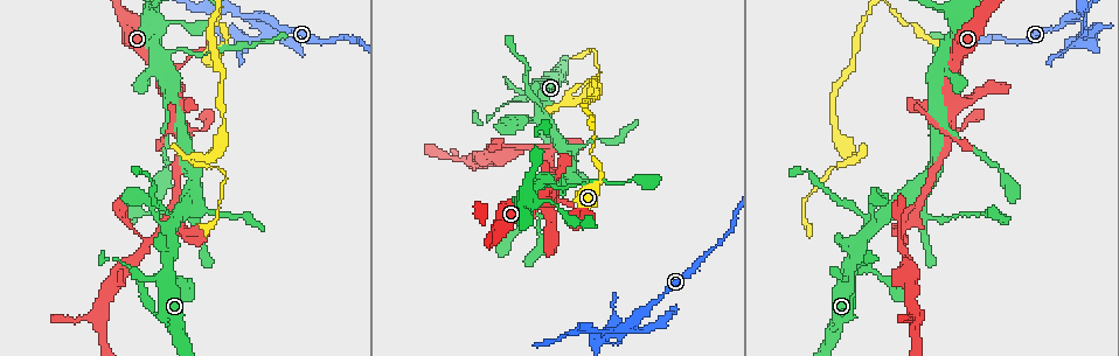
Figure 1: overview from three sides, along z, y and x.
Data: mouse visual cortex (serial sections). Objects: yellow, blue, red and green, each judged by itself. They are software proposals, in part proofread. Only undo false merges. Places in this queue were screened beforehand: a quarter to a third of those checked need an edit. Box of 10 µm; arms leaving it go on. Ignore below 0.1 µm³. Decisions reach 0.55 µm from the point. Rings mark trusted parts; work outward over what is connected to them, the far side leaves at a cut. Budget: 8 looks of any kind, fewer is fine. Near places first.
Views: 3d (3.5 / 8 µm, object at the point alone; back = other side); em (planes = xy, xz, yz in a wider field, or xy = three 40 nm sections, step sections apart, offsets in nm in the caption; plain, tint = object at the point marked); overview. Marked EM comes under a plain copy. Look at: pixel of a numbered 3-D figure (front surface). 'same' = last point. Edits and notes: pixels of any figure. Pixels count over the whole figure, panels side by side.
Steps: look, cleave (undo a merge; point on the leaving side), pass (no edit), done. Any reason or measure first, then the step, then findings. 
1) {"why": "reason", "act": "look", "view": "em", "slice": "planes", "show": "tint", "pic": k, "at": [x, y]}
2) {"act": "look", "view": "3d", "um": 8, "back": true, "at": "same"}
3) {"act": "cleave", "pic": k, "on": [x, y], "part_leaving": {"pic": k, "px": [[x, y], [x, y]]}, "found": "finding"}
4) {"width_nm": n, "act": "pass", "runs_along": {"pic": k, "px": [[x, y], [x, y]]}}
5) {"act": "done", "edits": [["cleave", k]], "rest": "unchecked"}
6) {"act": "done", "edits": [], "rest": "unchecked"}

{"act": "look", "view": "3d", "um": 3.5, "pic": 1, "at": [950, 134]}

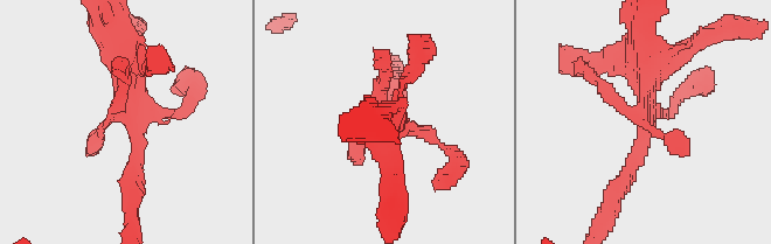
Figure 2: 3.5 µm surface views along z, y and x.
{"act": "look", "view": "em", "slice": "xy", "step": 1, "show": "tint", "pic": 2, "at": [136, 118]}

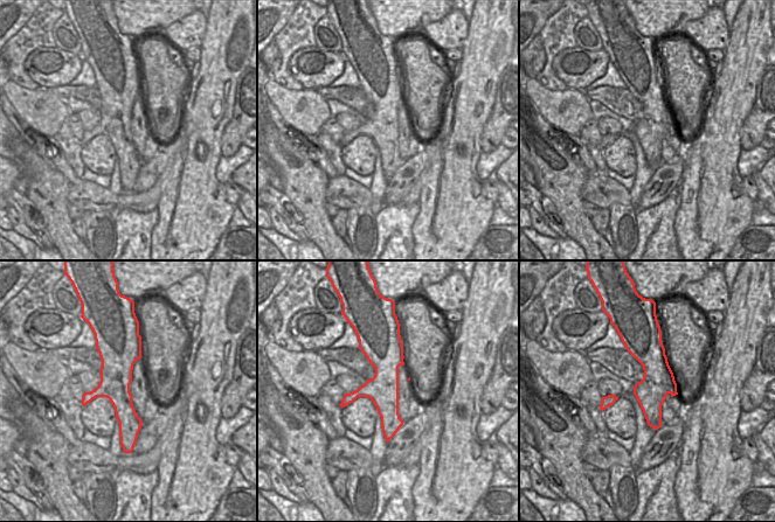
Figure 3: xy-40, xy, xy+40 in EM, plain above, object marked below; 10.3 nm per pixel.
{"act": "pass", "runs_along": {"pic": 3, "px": [[119, 341], [119, 396], [132, 442]]}, "found": "one cell here"}

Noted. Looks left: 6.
{"act": "look", "view": "3d", "um": 3.5, "pic": 1, "at": [546, 151]}

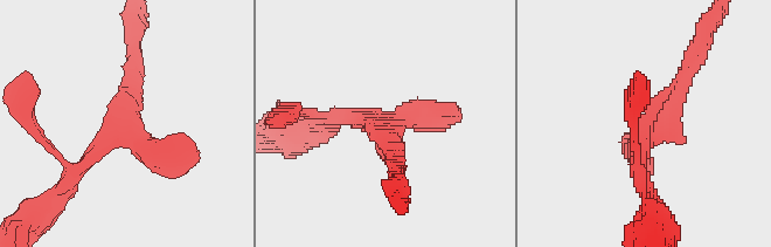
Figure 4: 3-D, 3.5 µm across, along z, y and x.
{"why": "need the tissue", "act": "look", "view": "em", "slice": "xy", "step": 5, "show": "tint", "pic": 4, "at": [122, 120]}

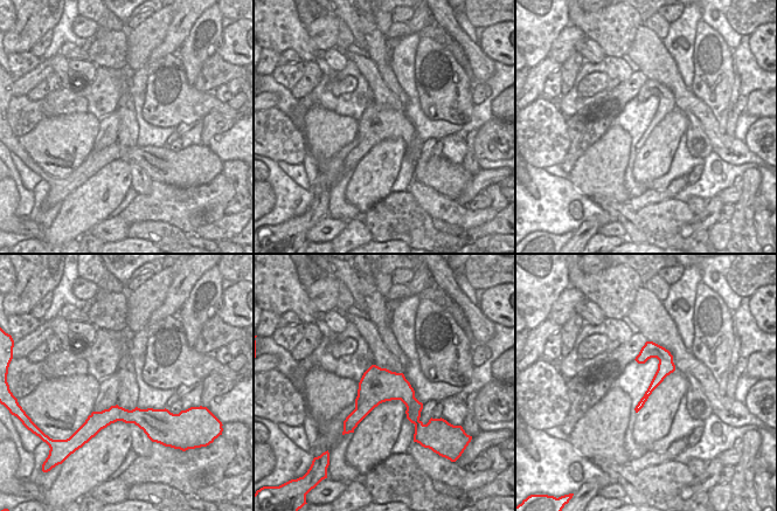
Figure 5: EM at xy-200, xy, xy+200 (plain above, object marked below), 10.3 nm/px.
{"act": "pass", "found": "all the same cell"}

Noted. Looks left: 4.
{"act": "look", "view": "3d", "um": 3.5, "pic": 1, "at": [851, 160]}

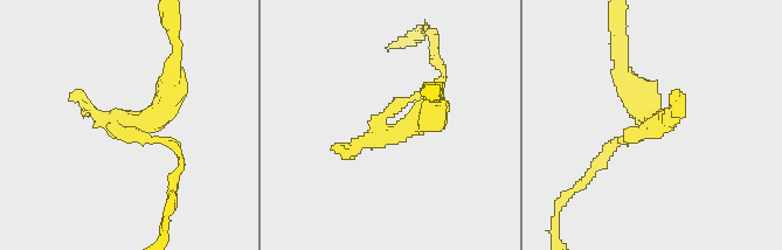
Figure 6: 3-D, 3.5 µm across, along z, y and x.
{"act": "look", "view": "em", "slice": "xy", "step": 5, "show": "tint", "pic": 6, "at": [385, 129]}

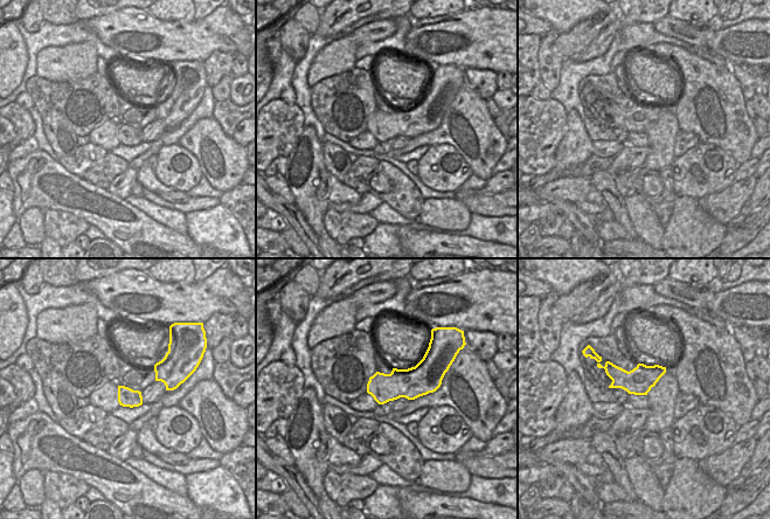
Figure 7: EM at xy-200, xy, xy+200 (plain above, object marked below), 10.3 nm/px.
{"act": "pass", "runs_along": {"pic": 6, "px": [[634, 84], [657, 127], [615, 145]]}, "found": "continuous, no second cell"}

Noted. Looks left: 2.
{"act": "done", "edits": [], "rest": "unchecked"}

